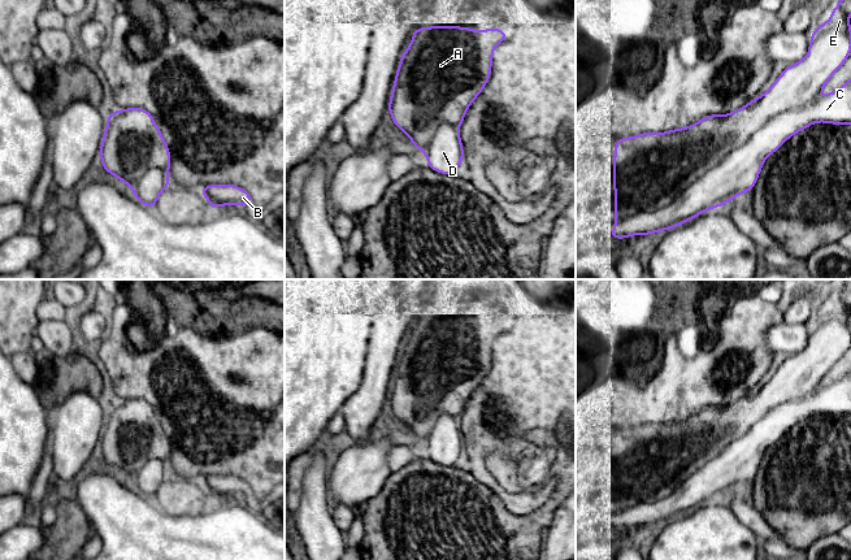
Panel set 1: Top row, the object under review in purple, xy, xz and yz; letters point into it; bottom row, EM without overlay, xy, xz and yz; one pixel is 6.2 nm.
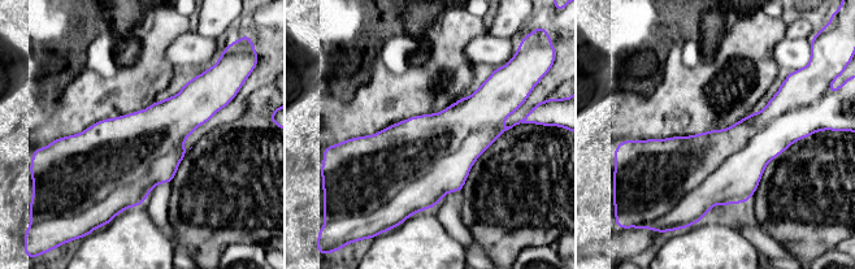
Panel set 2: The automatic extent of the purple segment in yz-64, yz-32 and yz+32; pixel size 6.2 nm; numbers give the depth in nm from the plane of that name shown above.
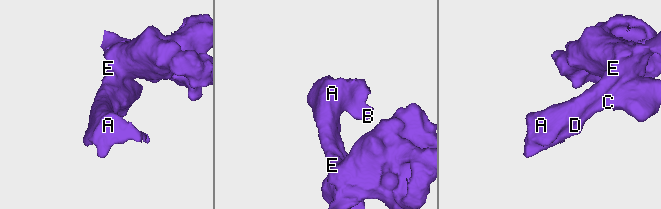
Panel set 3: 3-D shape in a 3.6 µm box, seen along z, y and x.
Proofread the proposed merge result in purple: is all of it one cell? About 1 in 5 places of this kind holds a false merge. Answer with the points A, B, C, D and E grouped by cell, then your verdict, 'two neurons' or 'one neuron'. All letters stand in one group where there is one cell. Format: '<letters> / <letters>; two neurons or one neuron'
A B E / C D; two neurons

